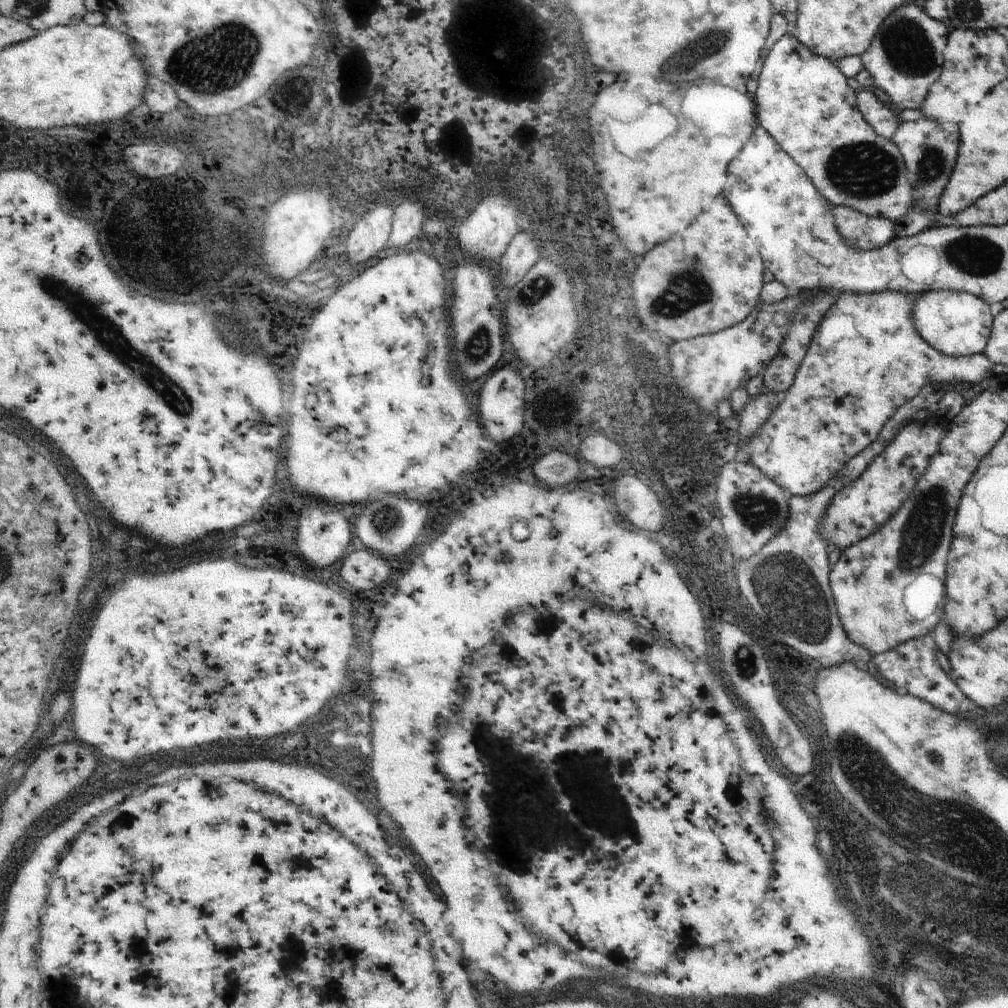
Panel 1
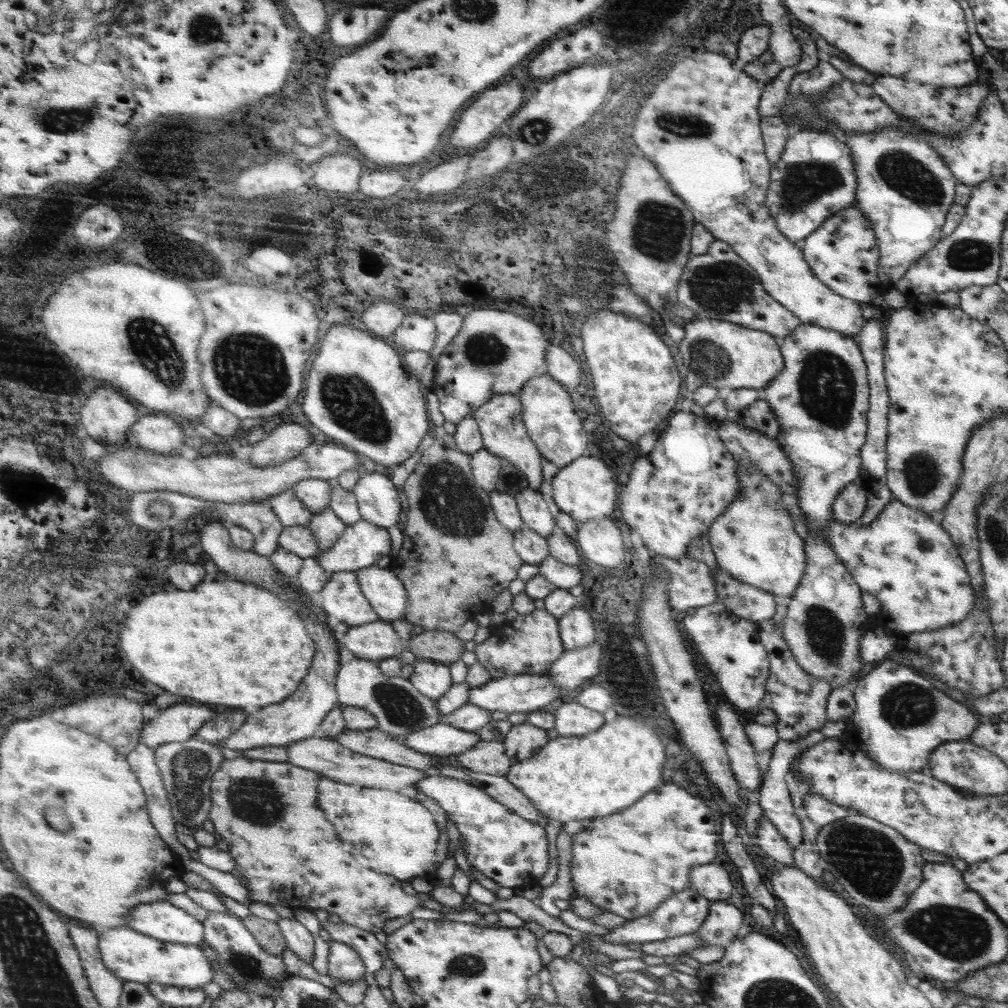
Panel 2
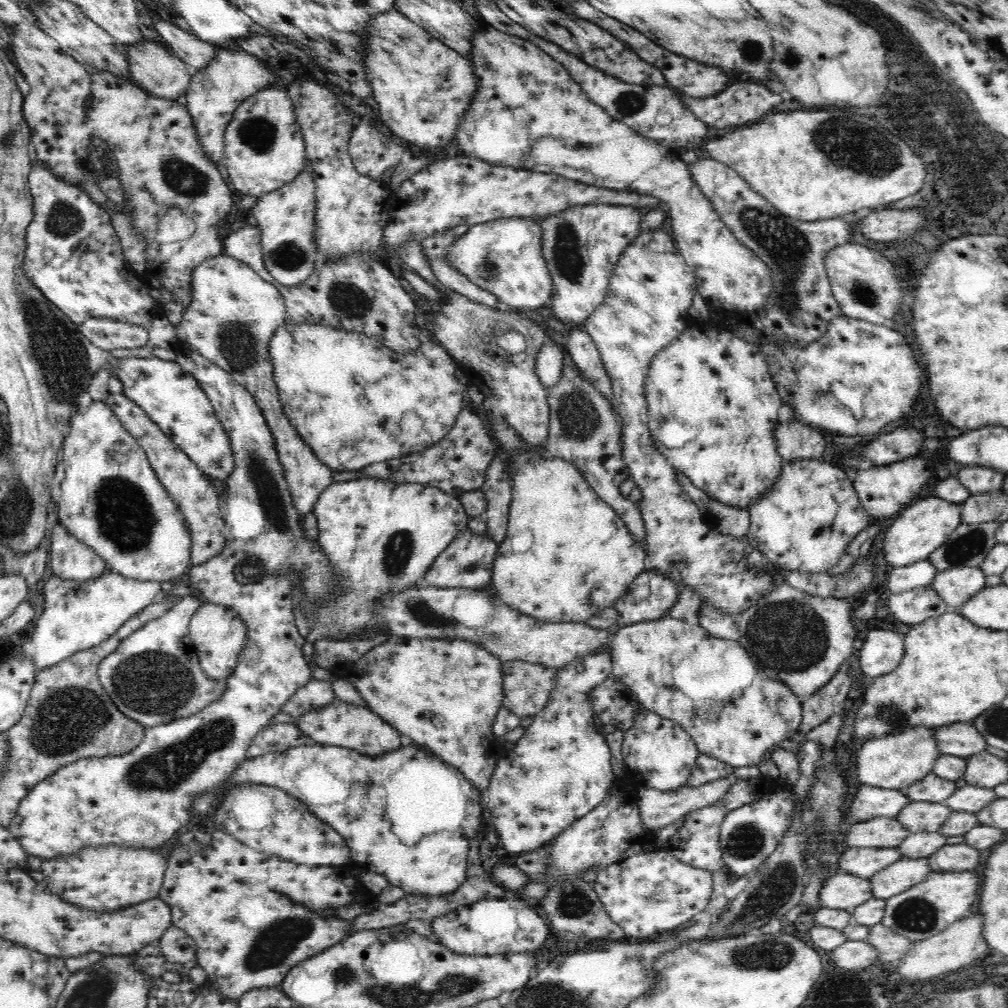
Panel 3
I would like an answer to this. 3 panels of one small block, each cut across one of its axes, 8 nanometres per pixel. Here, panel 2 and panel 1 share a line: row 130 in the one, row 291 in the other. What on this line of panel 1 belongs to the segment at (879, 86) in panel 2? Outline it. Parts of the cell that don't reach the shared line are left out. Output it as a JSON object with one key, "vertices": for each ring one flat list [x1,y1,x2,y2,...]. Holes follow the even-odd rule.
{"vertices":[[949,290,925,292,919,296,913,296,911,302,913,302,915,328,927,344,955,358,983,354,993,326,993,312,989,304,985,304,983,300,967,292,949,292]]}

